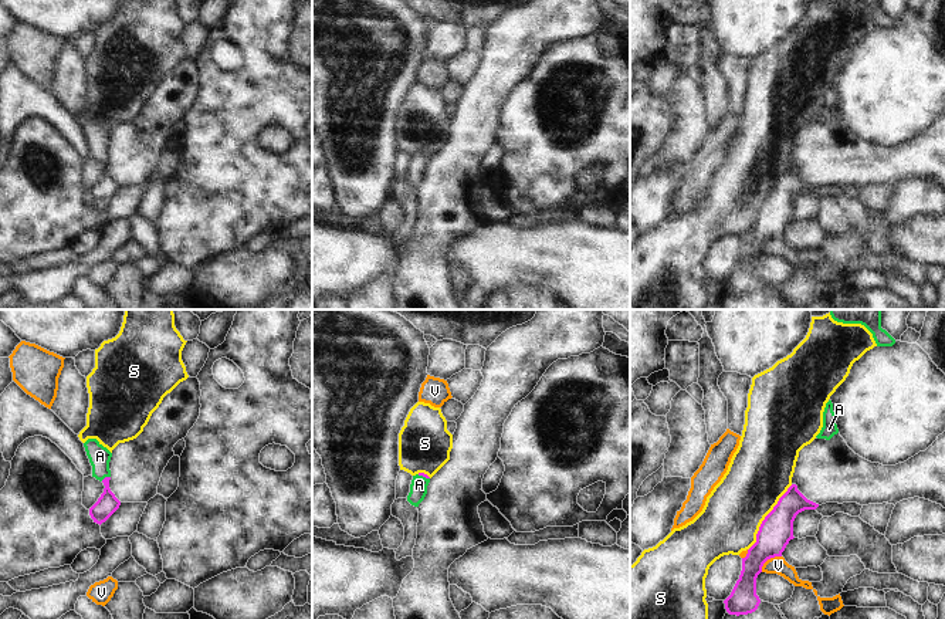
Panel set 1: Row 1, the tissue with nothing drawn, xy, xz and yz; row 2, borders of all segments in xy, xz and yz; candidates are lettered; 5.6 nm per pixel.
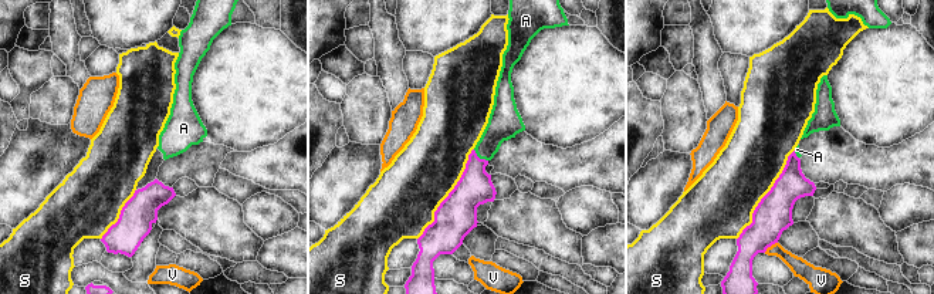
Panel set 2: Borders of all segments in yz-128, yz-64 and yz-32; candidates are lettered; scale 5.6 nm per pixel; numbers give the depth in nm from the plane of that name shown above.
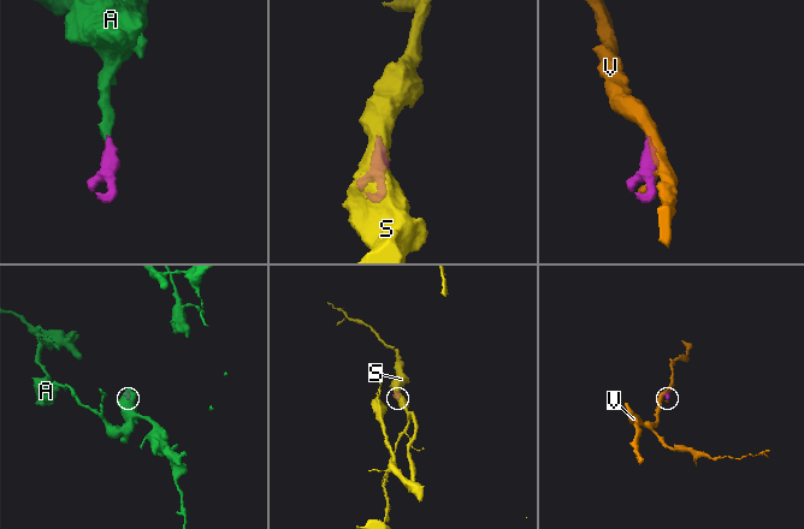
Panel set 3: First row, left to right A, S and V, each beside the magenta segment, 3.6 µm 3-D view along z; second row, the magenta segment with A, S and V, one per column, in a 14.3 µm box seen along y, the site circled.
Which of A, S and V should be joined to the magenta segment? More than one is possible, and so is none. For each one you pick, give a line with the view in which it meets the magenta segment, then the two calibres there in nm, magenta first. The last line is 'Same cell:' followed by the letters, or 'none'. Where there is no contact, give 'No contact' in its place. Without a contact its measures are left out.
A: Touches magenta in xy. Thickness 120 nm (magenta) against 120 nm
Same cell: A.

